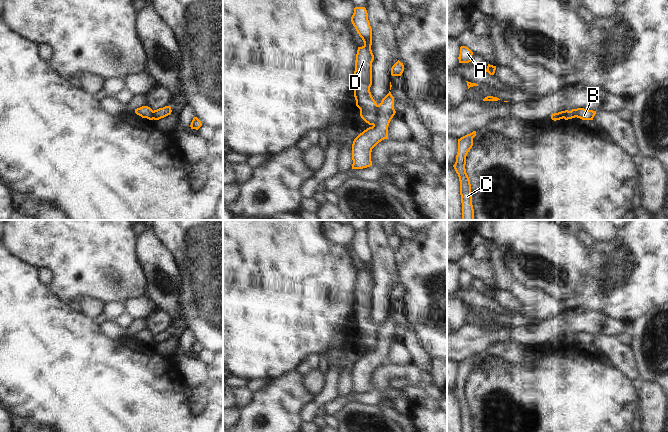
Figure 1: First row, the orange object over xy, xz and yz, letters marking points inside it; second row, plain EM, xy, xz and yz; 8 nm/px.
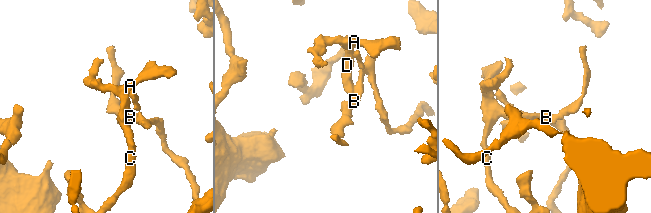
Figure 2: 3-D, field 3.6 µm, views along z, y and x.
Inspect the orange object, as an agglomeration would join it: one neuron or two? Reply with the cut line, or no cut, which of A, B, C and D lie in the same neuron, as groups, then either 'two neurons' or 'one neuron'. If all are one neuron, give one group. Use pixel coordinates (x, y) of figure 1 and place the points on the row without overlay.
cut in xz along (377, 329), (375, 344), (372, 348); A C D / B; two neurons

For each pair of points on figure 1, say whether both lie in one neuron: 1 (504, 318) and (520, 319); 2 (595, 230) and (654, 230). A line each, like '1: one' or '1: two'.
1: one
2: two

